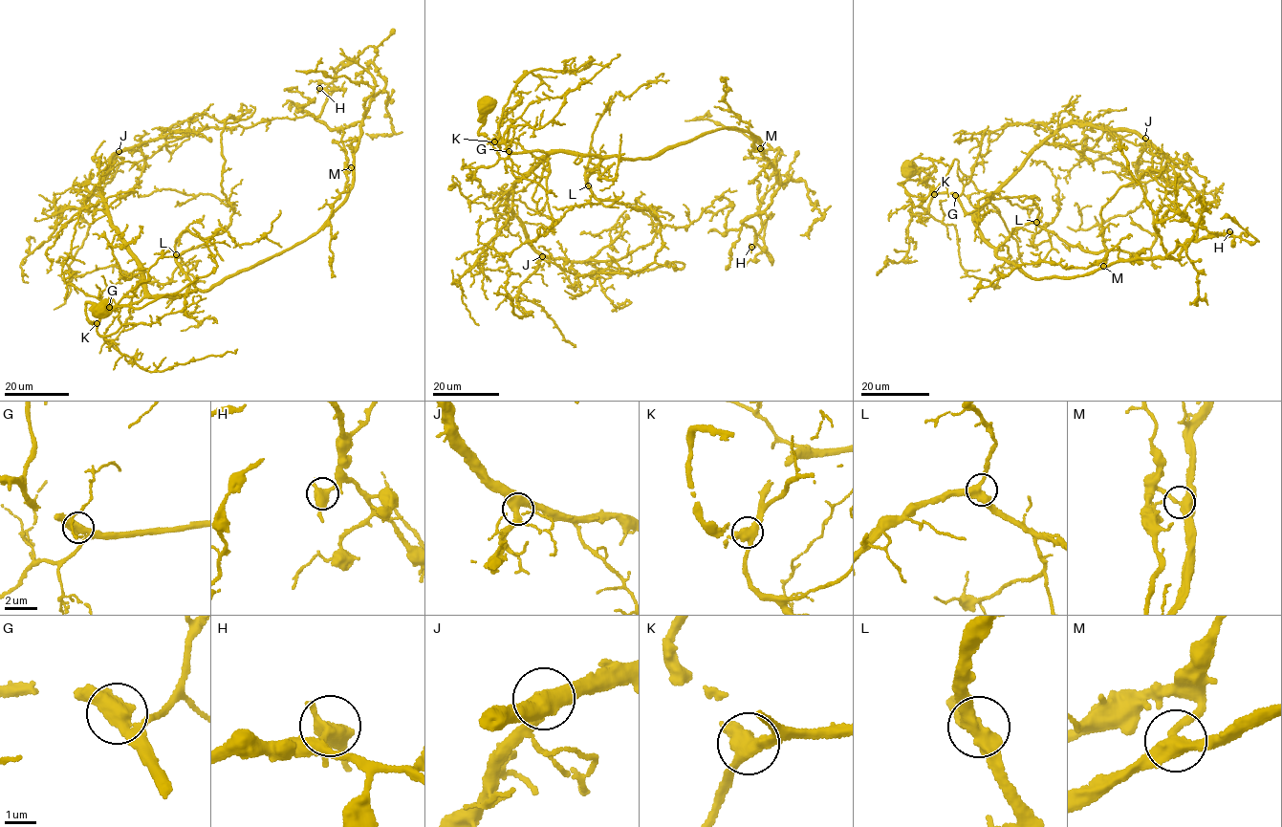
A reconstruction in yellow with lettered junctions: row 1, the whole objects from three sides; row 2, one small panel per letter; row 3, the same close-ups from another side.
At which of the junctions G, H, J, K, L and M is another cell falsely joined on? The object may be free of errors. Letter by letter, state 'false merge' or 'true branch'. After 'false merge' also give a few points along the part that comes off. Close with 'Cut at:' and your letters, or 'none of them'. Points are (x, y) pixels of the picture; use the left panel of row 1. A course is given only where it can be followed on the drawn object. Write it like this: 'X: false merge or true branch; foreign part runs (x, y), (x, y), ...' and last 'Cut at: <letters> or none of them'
G: true branch
H: true branch
J: true branch
K: true branch
L: true branch
M: true branch
Cut at: none of them

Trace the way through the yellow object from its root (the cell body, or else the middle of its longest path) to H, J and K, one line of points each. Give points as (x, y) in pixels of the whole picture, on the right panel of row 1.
H: (909, 167), (934, 166), (931, 192), (953, 195), (998, 258), (1035, 280), (1179, 259), (1187, 242), (1229, 231)
J: (909, 167), (934, 166), (926, 183), (931, 192), (952, 194), (970, 214), (1063, 127), (1125, 128), (1145, 138)
K: (909, 167), (910, 163), (917, 169), (934, 166), (926, 183), (934, 194)

